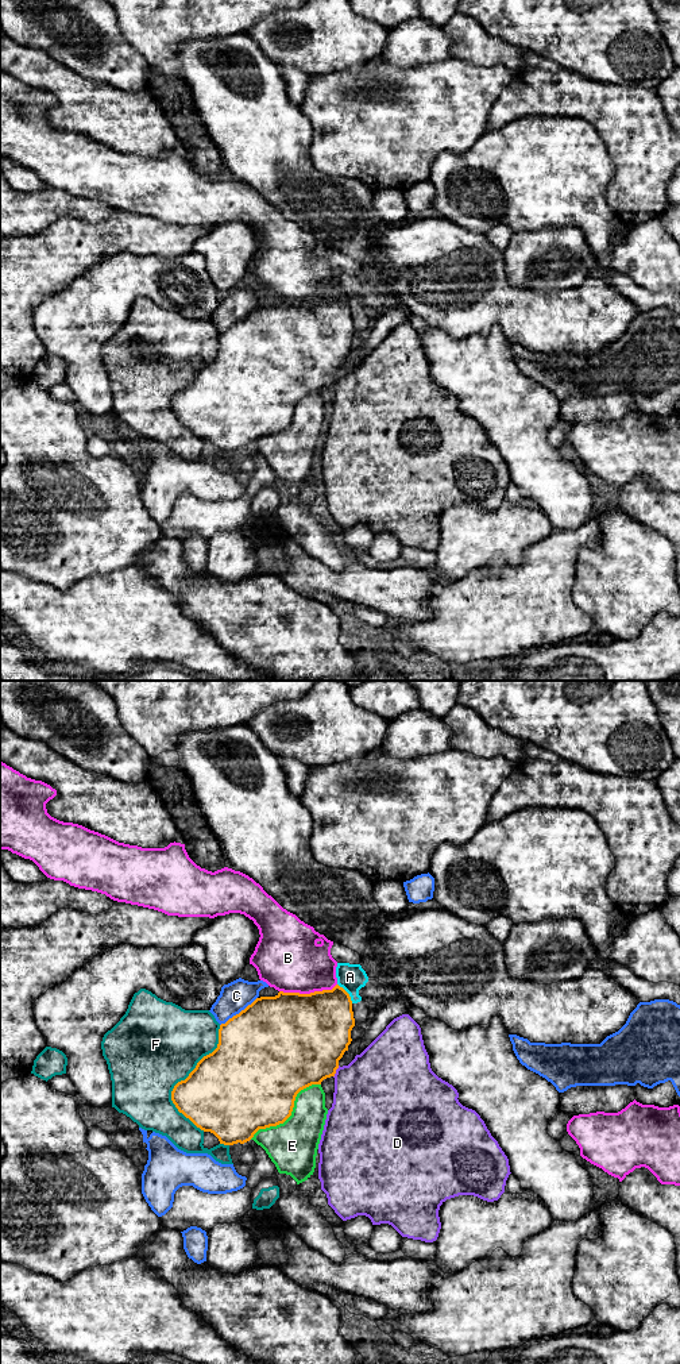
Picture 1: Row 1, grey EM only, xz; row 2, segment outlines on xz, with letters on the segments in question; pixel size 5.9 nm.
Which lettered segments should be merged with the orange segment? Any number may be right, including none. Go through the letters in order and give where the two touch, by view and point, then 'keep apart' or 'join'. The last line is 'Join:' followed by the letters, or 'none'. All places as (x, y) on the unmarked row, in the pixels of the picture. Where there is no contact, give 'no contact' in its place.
A: contact xz (347, 301); keep apart
B: contact xz (308, 303); keep apart
C: contact xz (239, 322); keep apart
D: contact xz (335, 380); keep apart
E: contact xz (290, 422); keep apart
F: contact xz (185, 388); keep apart
Join: none

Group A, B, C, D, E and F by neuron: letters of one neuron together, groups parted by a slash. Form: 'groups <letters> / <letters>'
groups A / B / C / D / E / F

